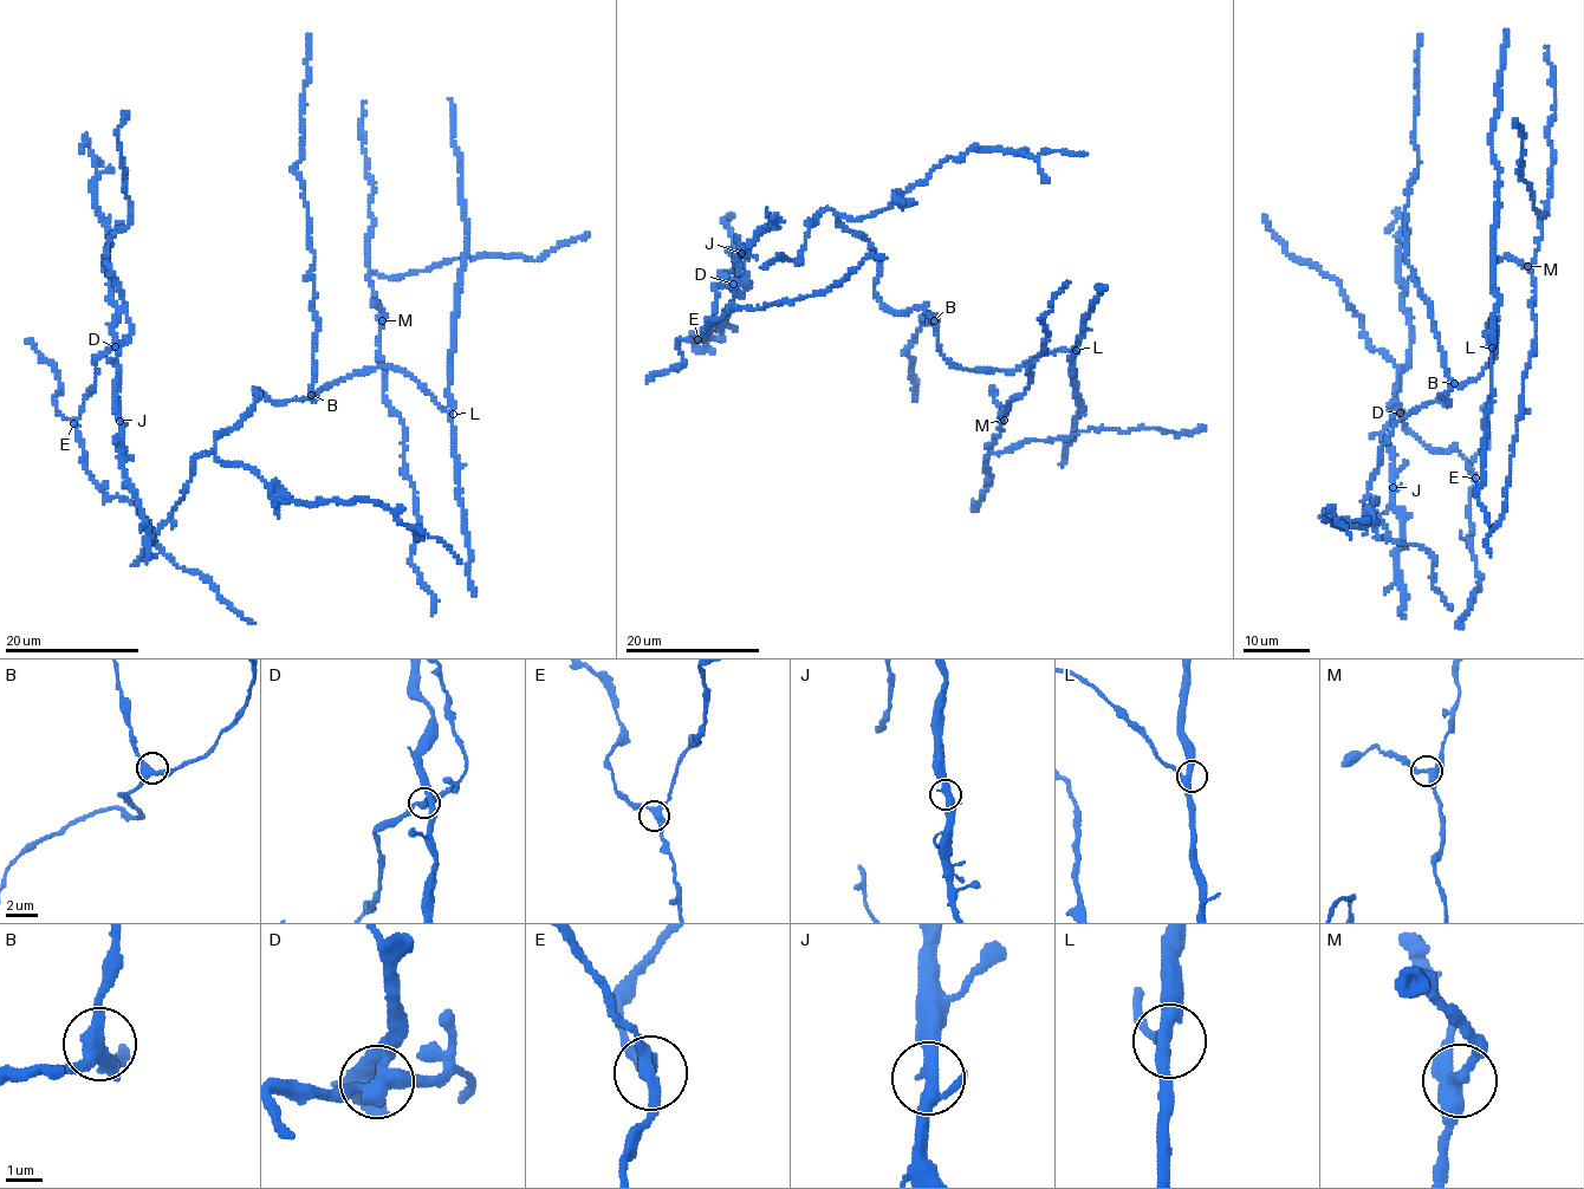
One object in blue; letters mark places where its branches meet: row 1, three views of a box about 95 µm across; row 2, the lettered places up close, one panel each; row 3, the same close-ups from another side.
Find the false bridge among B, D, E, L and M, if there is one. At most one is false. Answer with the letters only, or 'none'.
D

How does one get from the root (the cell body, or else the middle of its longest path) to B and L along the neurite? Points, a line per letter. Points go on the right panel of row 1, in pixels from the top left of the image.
B: (1448, 404), (1445, 394), (1454, 383)
L: (1448, 404), (1443, 396), (1454, 385), (1473, 381), (1494, 358), (1497, 318), (1486, 330), (1486, 344), (1492, 348)

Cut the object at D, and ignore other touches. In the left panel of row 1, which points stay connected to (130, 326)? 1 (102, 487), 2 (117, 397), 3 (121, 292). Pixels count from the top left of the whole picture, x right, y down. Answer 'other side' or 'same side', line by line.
1: same side
2: other side
3: same side

